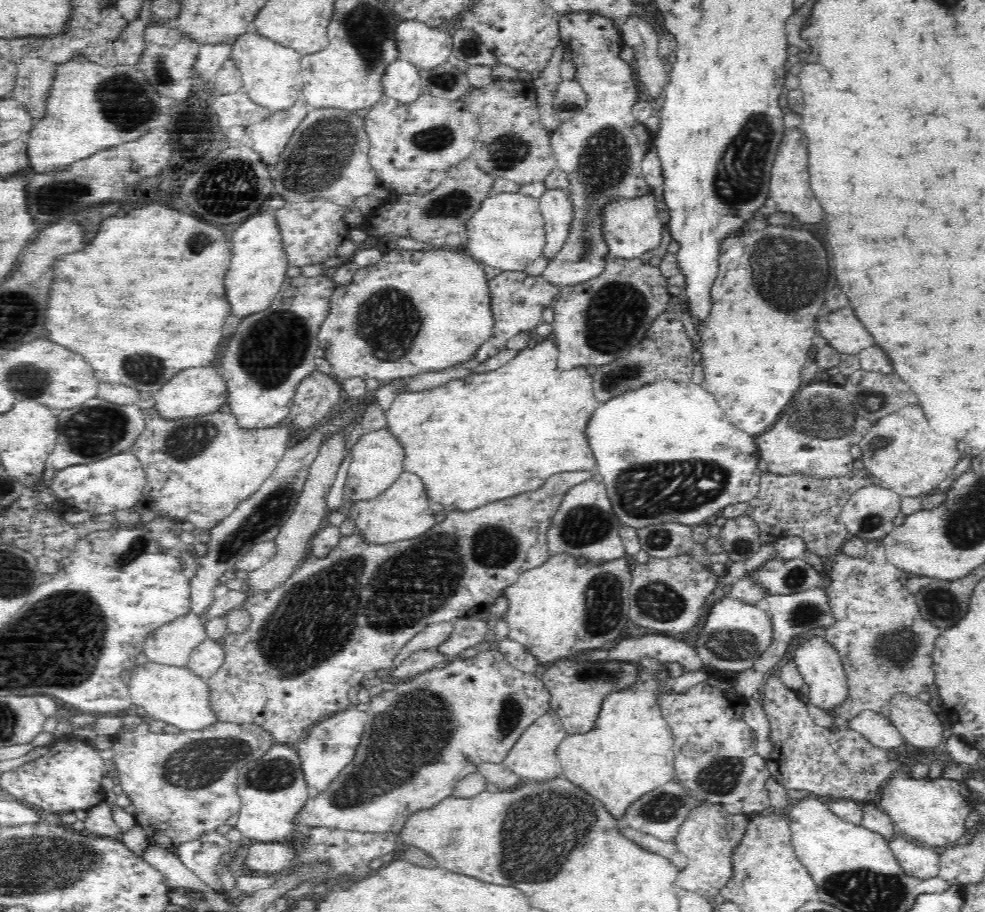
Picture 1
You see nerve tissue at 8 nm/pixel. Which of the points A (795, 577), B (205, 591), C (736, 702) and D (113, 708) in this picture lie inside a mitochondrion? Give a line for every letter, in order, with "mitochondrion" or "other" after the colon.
A: mitochondrion
B: other
C: other
D: other

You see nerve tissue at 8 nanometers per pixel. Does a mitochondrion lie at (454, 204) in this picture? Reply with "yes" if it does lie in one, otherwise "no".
yes

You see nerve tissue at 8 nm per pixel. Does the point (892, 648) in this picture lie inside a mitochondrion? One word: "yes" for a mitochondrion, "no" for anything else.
yes

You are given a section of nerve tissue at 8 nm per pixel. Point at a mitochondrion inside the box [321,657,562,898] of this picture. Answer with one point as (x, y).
(424, 729)

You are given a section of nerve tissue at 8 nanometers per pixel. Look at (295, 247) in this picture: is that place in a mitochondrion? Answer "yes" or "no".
no

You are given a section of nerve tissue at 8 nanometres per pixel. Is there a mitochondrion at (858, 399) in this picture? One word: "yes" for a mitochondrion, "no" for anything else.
yes

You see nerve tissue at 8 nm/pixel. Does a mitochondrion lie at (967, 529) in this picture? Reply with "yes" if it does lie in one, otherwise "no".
yes

